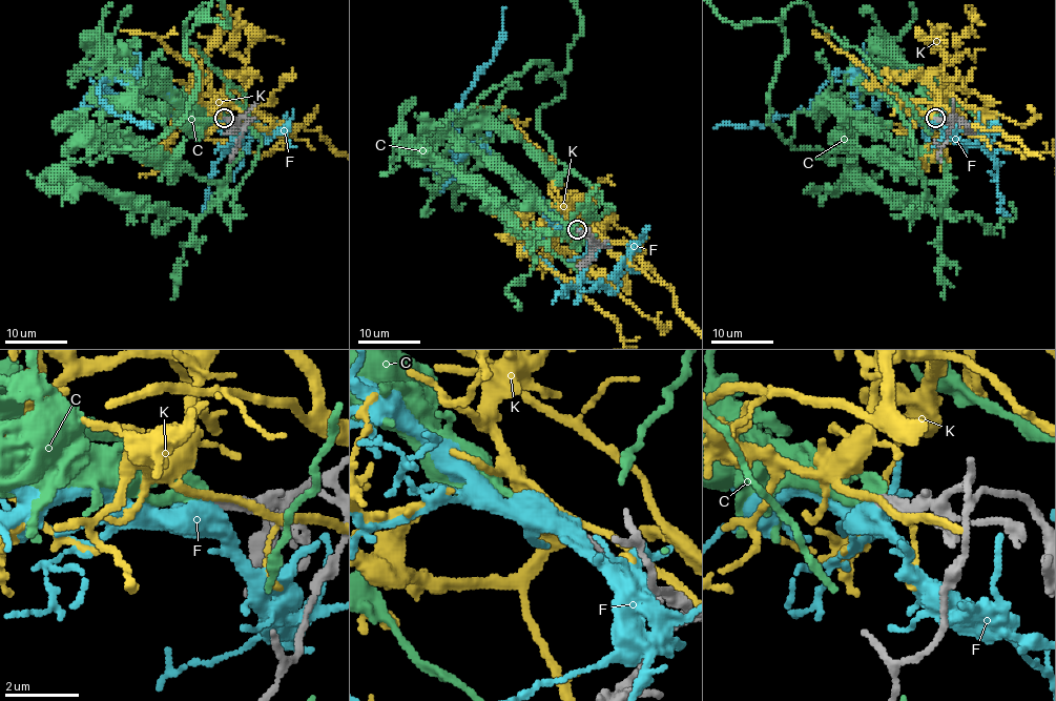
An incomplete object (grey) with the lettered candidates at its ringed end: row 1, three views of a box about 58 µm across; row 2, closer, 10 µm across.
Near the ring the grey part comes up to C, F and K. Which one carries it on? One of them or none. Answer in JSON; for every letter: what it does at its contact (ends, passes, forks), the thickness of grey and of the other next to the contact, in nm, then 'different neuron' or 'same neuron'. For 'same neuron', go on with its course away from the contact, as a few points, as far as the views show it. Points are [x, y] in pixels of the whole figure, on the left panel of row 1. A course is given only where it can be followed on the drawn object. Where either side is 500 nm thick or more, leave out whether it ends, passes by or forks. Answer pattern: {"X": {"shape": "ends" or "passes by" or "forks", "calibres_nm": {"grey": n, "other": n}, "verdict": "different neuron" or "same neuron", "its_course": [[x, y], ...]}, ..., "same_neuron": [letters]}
{"C": {"shape": "passes by", "calibres_nm": {"grey": 280, "other": 200}, "verdict": "same neuron", "its_course": [[223, 118], [97, 99], [151, 111], [158, 141], [186, 115], [189, 32], [229, 24]]}, "F": {"shape": "forks", "calibres_nm": {"grey": 320, "other": 440}, "verdict": "different neuron"}, "K": {"shape": "passes by", "calibres_nm": {"grey": 320, "other": 160}, "verdict": "different neuron"}, "same_neuron": ["C"]}

